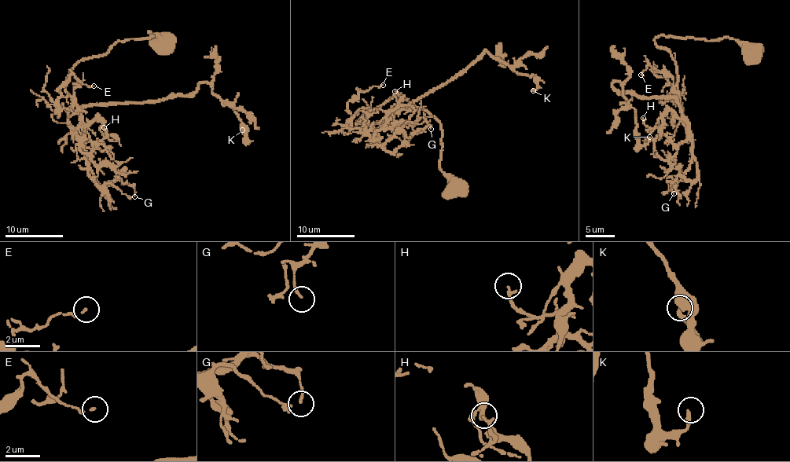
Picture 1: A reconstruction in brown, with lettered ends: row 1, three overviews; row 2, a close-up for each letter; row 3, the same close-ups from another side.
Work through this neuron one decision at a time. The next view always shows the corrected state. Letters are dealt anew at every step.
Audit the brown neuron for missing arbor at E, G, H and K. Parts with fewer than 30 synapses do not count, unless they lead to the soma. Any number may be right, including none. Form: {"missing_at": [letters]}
{"missing_at": []}

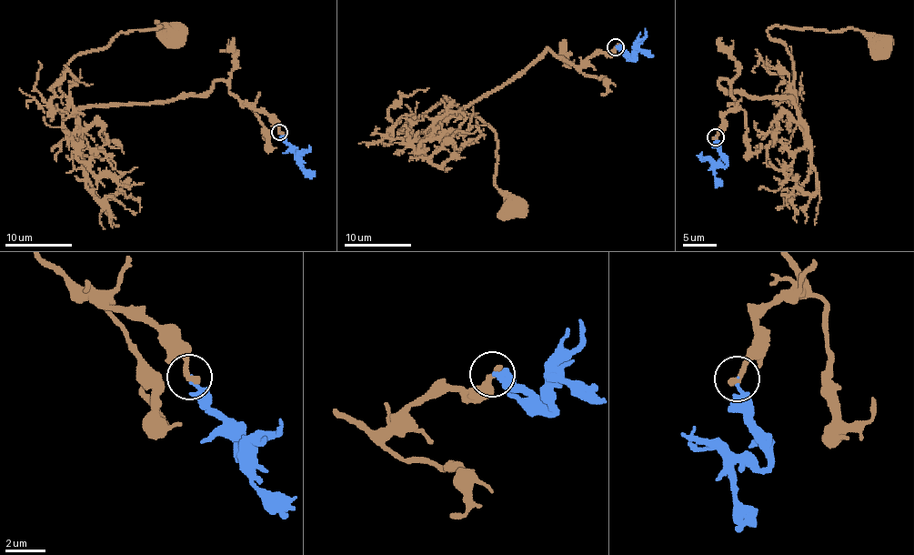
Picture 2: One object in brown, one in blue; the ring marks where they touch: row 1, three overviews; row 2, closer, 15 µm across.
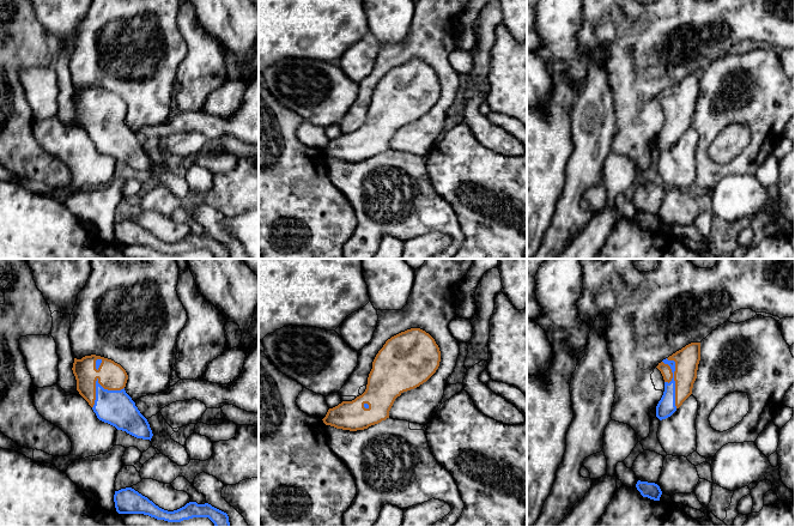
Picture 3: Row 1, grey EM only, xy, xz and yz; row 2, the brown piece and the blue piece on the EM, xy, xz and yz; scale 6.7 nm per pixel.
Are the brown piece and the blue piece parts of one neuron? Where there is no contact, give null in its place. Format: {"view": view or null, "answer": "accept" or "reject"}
{"view": "yz", "answer": "accept"}

